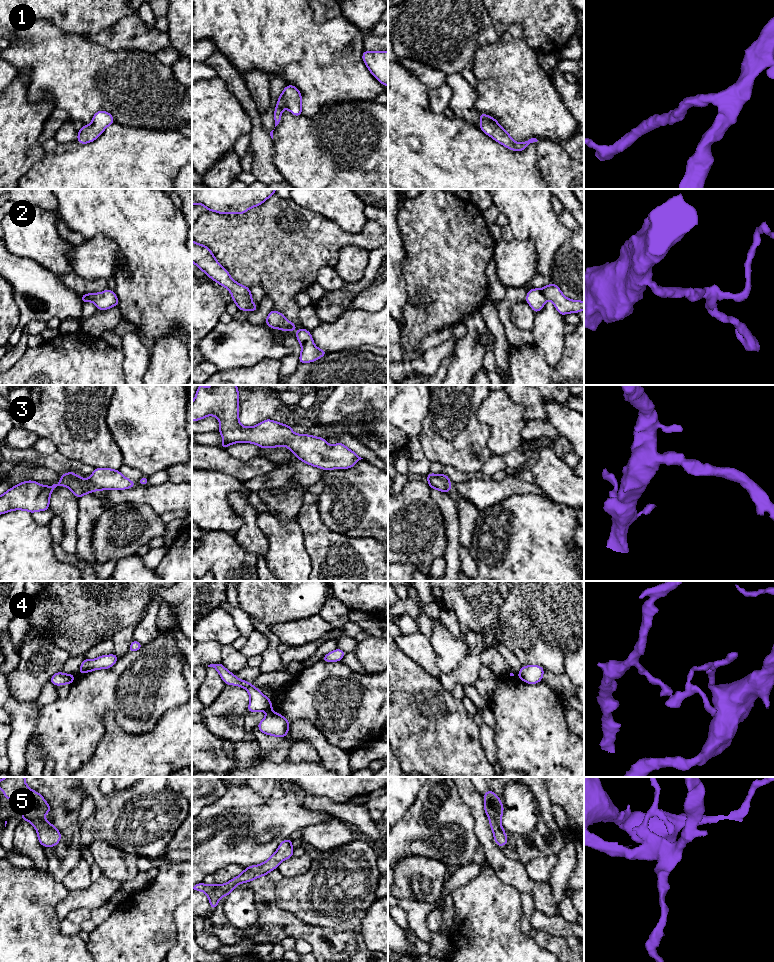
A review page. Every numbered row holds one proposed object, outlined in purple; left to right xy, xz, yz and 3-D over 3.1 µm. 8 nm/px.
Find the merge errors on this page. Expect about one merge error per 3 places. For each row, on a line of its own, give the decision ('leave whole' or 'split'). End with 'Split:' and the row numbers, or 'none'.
1: leave whole
2: leave whole
3: leave whole
4: split
5: leave whole
Split: 4

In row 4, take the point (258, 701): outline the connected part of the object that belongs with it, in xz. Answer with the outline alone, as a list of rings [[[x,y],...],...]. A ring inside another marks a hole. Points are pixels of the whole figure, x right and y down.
[[[222,663],[210,664],[208,667],[213,667],[217,670],[225,684],[235,685],[245,688],[250,696],[250,703],[248,705],[249,713],[257,711],[269,712],[272,709],[272,702],[259,689],[254,687],[251,683],[241,680],[235,674],[229,672]]]

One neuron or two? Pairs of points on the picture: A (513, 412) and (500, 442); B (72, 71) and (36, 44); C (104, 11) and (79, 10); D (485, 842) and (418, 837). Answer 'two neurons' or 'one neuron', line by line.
A: one neuron
B: one neuron
C: one neuron
D: two neurons

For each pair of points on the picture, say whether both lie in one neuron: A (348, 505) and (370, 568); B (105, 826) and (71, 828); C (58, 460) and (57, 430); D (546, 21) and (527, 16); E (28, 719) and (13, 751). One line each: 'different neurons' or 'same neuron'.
A: different neurons
B: different neurons
C: different neurons
D: same neuron
E: same neuron

